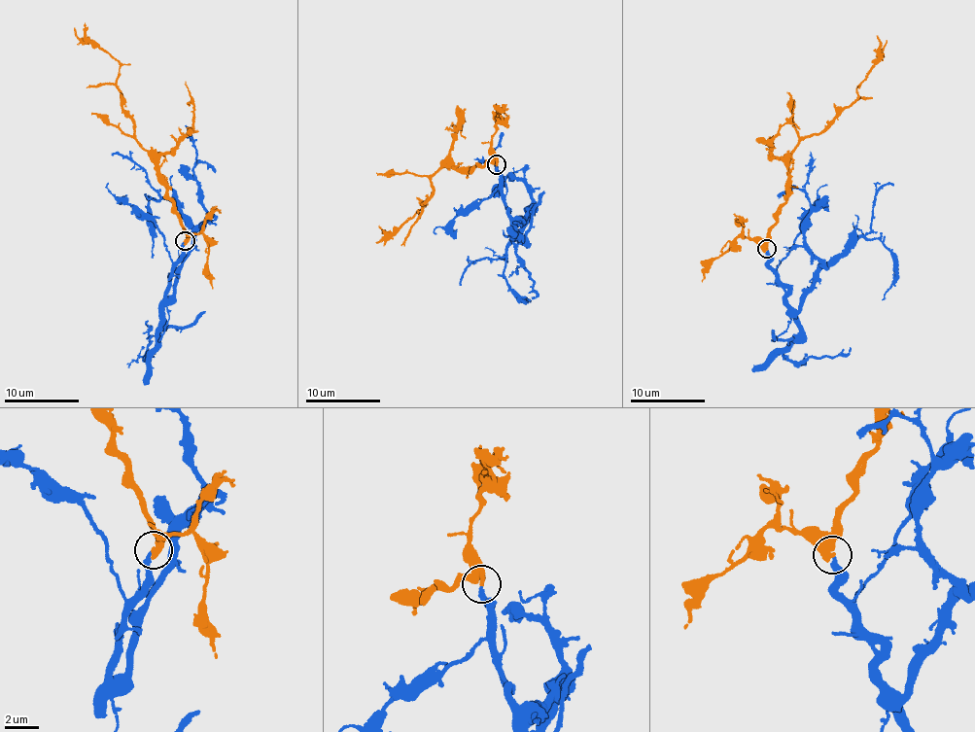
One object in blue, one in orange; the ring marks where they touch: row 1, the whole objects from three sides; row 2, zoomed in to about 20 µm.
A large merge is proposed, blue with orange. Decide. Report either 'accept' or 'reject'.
accept

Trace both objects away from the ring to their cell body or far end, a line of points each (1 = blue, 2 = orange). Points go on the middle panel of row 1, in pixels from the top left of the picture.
1: (497, 165), (508, 215), (520, 223), (518, 218), (528, 213), (523, 234), (506, 252), (504, 279), (529, 299)
2: (496, 164), (471, 171), (453, 162), (432, 177), (431, 198), (420, 217), (417, 210), (384, 232), (378, 225)

